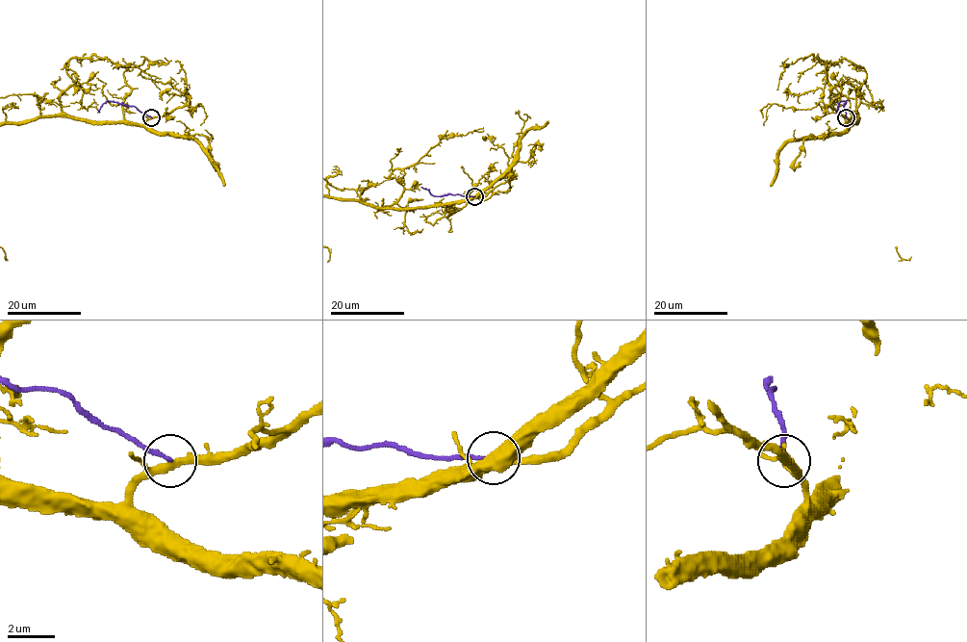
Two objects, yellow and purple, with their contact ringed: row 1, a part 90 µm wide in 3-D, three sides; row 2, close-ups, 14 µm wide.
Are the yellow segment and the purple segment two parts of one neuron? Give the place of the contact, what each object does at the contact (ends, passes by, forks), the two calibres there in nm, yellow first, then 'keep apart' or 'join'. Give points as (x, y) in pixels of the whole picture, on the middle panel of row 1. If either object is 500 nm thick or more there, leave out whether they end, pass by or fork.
at (474, 196); yellow forks there; purple ends there; 260 nm thick on the yellow side, 160 nm on the other; keep apart

